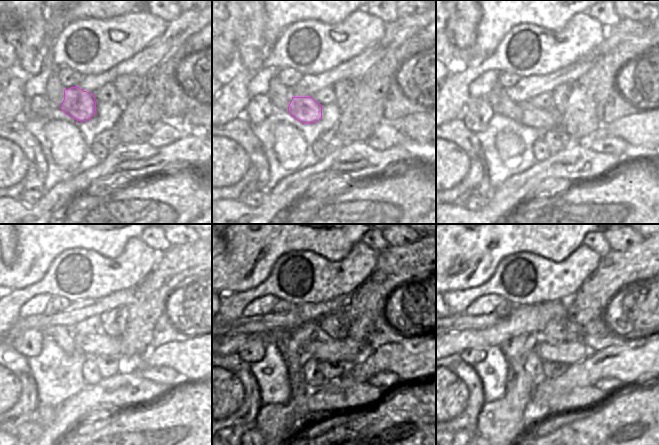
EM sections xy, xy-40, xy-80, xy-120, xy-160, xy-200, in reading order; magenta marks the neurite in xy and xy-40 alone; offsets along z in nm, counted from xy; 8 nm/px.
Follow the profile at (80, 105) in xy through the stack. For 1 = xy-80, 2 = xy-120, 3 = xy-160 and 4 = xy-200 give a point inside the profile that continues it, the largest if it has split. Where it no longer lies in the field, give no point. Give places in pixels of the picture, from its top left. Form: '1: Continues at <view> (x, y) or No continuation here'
1: Continues at xy-80 (532, 116)
2: Continues at xy-120 (96, 344)
3: Continues at xy-160 (323, 348)
4: Continues at xy-200 (571, 352)

